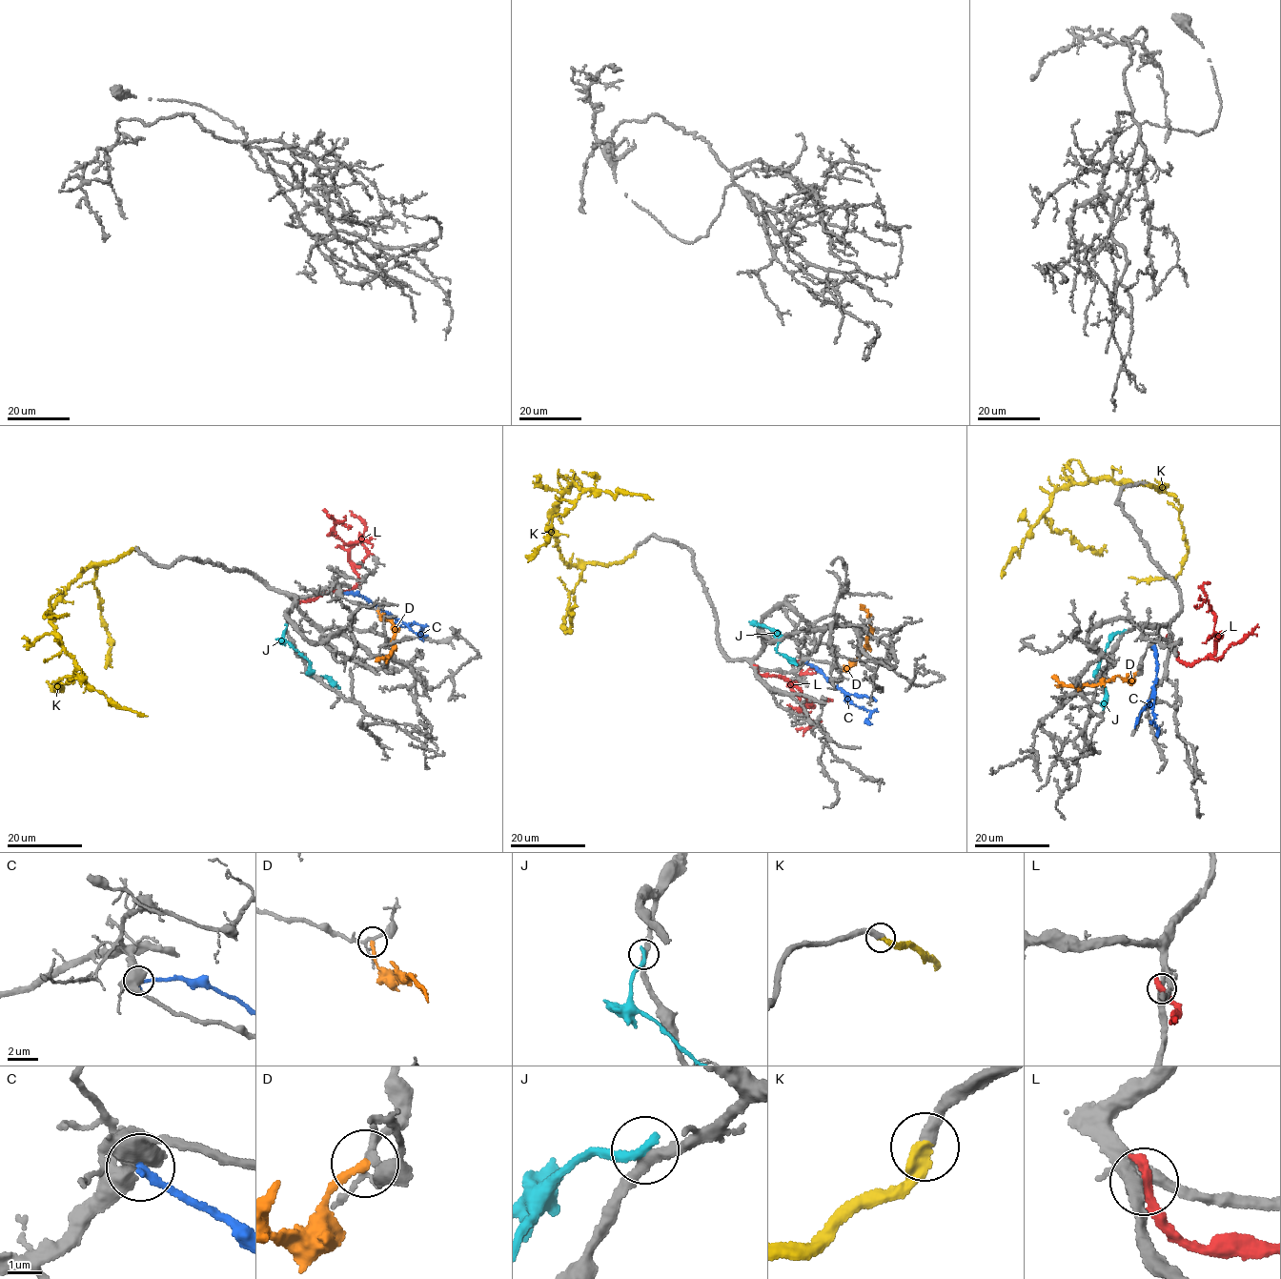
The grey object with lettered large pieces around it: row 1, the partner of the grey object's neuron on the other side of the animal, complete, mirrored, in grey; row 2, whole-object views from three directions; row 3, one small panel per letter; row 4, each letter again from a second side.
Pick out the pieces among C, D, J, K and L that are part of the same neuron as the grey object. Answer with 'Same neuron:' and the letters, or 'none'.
Same neuron: C, K

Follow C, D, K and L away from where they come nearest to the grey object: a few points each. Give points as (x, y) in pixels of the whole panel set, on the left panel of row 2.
C: (340, 594), (366, 598), (394, 617), (400, 625), (418, 623), (427, 636)
D: (378, 609), (383, 619), (390, 620), (394, 635), (390, 654), (376, 661)
K: (137, 548), (87, 567), (50, 610), (52, 633), (76, 666), (72, 682), (52, 688), (47, 680)
L: (296, 601), (346, 591), (359, 581), (350, 560), (349, 545), (331, 532), (335, 519), (323, 509)

